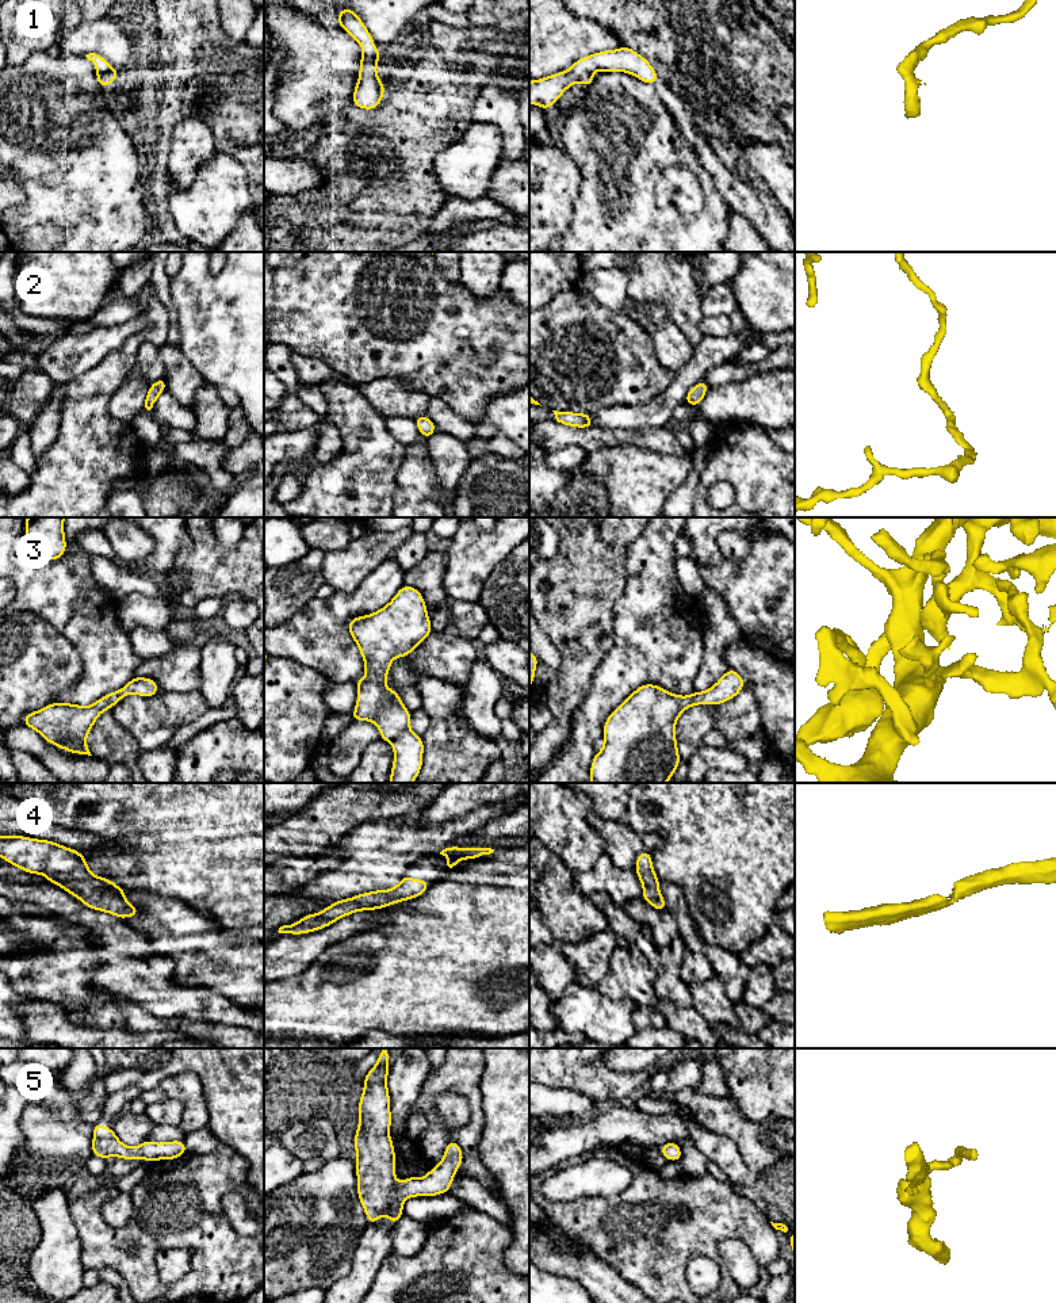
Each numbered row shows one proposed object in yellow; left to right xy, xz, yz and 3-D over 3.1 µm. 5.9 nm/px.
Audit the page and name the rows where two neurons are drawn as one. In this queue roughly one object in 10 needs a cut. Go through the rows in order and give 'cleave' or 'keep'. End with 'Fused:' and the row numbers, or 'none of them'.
1: keep
2: keep
3: keep
4: keep
5: keep
Fused: none of them

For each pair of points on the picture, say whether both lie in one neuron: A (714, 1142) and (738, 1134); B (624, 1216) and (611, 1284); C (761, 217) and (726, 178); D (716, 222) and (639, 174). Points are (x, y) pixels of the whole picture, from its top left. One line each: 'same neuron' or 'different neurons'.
A: different neurons
B: different neurons
C: same neuron
D: same neuron

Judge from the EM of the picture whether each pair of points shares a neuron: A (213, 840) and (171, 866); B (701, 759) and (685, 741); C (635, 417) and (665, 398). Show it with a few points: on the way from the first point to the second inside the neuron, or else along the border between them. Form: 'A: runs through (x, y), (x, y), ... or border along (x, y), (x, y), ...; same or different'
A: runs through (202, 840), (196, 840), (182, 855); same
B: border along (701, 744), (687, 761); different
C: runs through (642, 417), (647, 416), (658, 405); same

